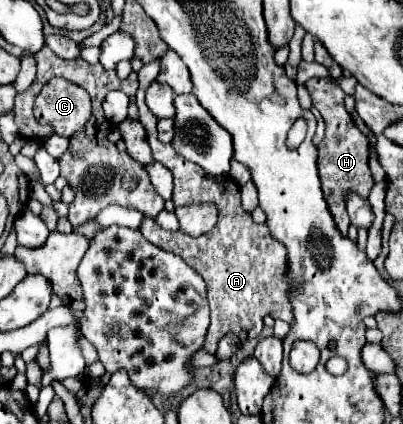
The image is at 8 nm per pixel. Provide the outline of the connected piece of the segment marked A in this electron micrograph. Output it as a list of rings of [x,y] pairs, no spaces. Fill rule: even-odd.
[[[160,62],[144,64],[138,72],[140,88],[136,92],[136,104],[140,110],[140,124],[146,130],[148,144],[152,146],[154,160],[162,162],[170,172],[174,174],[174,204],[202,204],[202,202],[214,202],[218,206],[218,224],[212,232],[202,234],[198,238],[180,234],[180,232],[166,232],[150,218],[144,218],[140,232],[156,244],[158,248],[164,248],[168,252],[178,254],[190,268],[194,268],[206,282],[208,290],[208,302],[210,302],[210,328],[206,334],[204,350],[216,352],[216,344],[222,336],[228,332],[236,334],[242,342],[260,336],[262,332],[262,318],[270,314],[272,318],[280,318],[288,324],[294,322],[292,304],[290,304],[290,290],[292,290],[292,278],[288,276],[288,258],[286,248],[278,244],[276,238],[272,238],[266,224],[256,224],[248,212],[240,206],[240,190],[238,184],[230,176],[210,176],[198,164],[190,160],[182,160],[170,144],[162,144],[158,140],[158,132],[154,128],[156,118],[150,112],[150,108],[144,102],[144,92],[150,86],[150,82],[156,80],[160,72]]]

